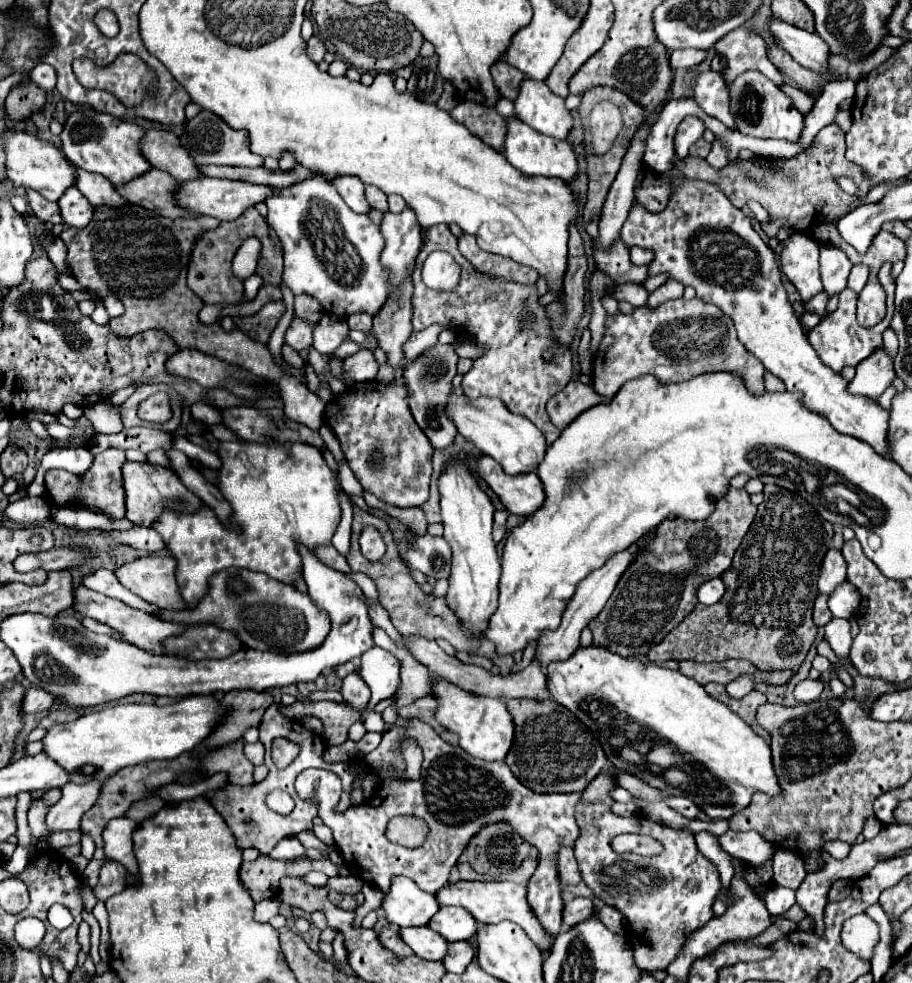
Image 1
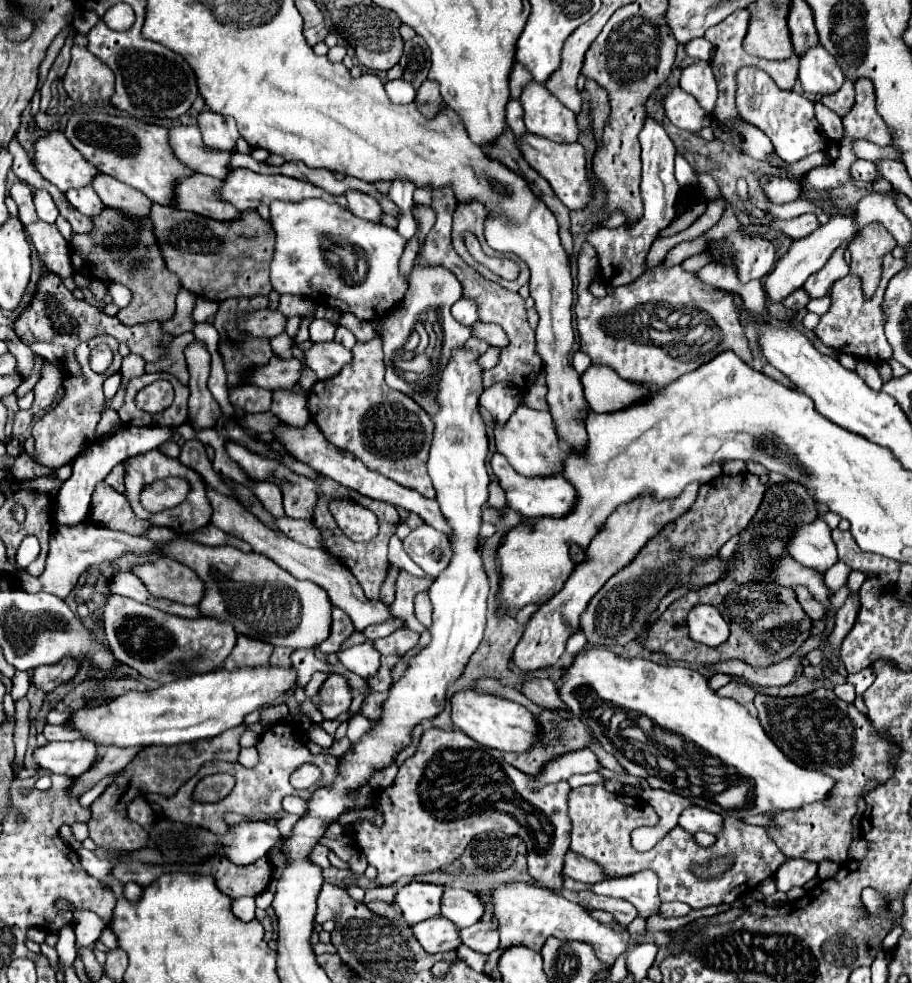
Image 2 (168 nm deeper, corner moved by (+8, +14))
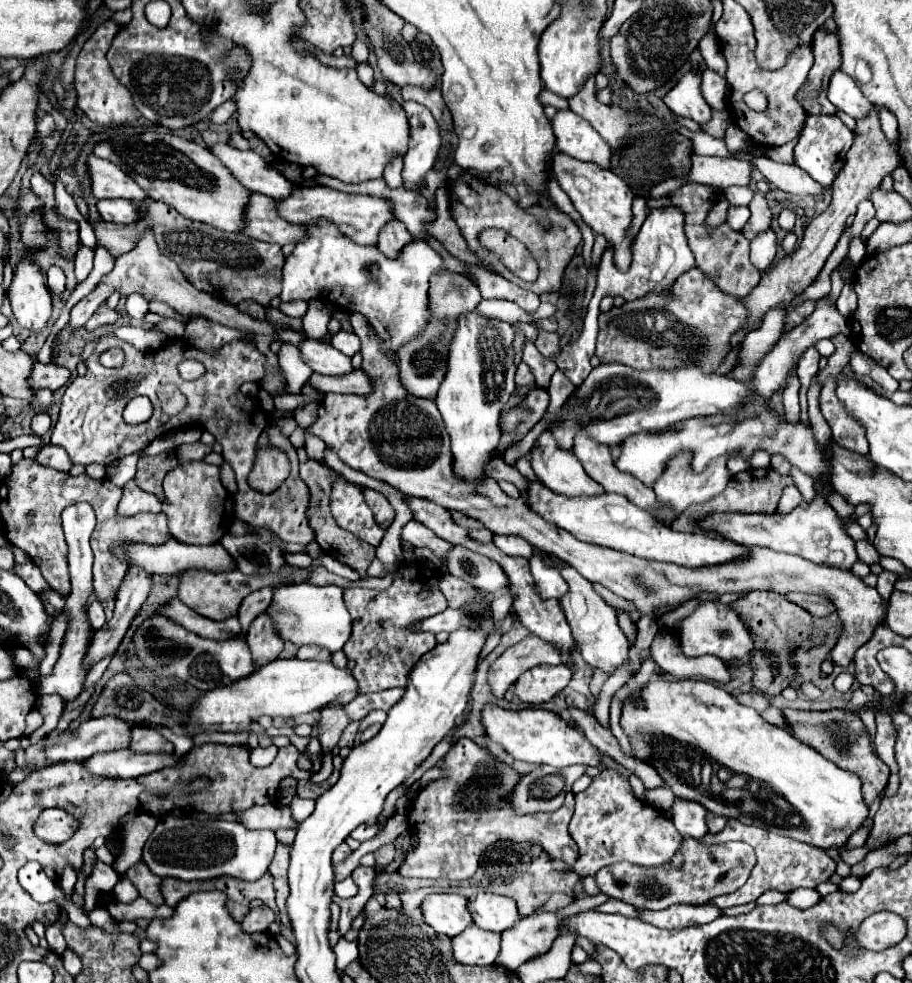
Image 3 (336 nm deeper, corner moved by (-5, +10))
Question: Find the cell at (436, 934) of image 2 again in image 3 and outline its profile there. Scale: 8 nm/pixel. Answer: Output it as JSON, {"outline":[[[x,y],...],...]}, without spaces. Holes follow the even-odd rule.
{"outline":[[[472,925],[464,933],[452,937],[452,949],[458,963],[494,965],[500,953],[500,933],[484,931]]]}

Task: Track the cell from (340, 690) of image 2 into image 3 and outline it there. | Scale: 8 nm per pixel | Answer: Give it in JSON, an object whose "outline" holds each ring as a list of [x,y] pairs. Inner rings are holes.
{"outline":[[[332,705],[332,707],[320,711],[320,721],[318,721],[318,741],[322,747],[320,757],[324,757],[326,753],[330,753],[336,747],[342,731],[348,723],[350,723],[350,719],[346,717],[344,707],[340,707],[340,705]]]}

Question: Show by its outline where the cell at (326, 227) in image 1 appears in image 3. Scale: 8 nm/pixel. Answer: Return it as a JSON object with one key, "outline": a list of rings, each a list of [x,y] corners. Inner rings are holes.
{"outline":[[[322,219],[318,225],[308,225],[308,237],[296,243],[292,255],[286,259],[280,299],[328,299],[342,311],[362,313],[384,341],[382,351],[386,357],[398,365],[398,349],[420,335],[430,321],[430,277],[444,269],[442,257],[424,241],[410,243],[402,249],[398,259],[386,259],[376,247],[354,245],[348,237],[338,233],[336,225]]]}

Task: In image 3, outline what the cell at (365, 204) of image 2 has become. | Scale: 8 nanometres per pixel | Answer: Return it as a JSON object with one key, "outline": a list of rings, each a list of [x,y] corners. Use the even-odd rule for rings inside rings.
{"outline":[[[390,221],[390,223],[386,225],[386,229],[382,229],[382,233],[380,233],[378,249],[380,249],[386,257],[394,259],[394,257],[398,257],[398,253],[400,253],[406,245],[410,245],[410,241],[412,241],[412,237],[410,237],[408,229],[404,227],[404,223],[402,223],[402,221]]]}

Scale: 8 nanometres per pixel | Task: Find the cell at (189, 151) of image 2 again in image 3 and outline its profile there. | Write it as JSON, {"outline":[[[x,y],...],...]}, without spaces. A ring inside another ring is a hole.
{"outline":[[[224,143],[214,145],[212,151],[236,175],[236,179],[254,193],[264,193],[280,201],[298,187],[254,151],[240,151]]]}

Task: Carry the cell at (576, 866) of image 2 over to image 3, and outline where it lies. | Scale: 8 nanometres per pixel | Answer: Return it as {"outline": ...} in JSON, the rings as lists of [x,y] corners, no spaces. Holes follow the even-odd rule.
{"outline":[[[686,837],[680,845],[684,853],[682,867],[674,867],[666,861],[658,867],[644,867],[634,863],[616,863],[600,869],[594,877],[600,891],[608,897],[620,899],[640,909],[668,909],[670,905],[704,905],[718,895],[734,893],[742,887],[756,863],[754,849],[746,843],[726,843],[726,845],[702,845],[698,839]]]}

